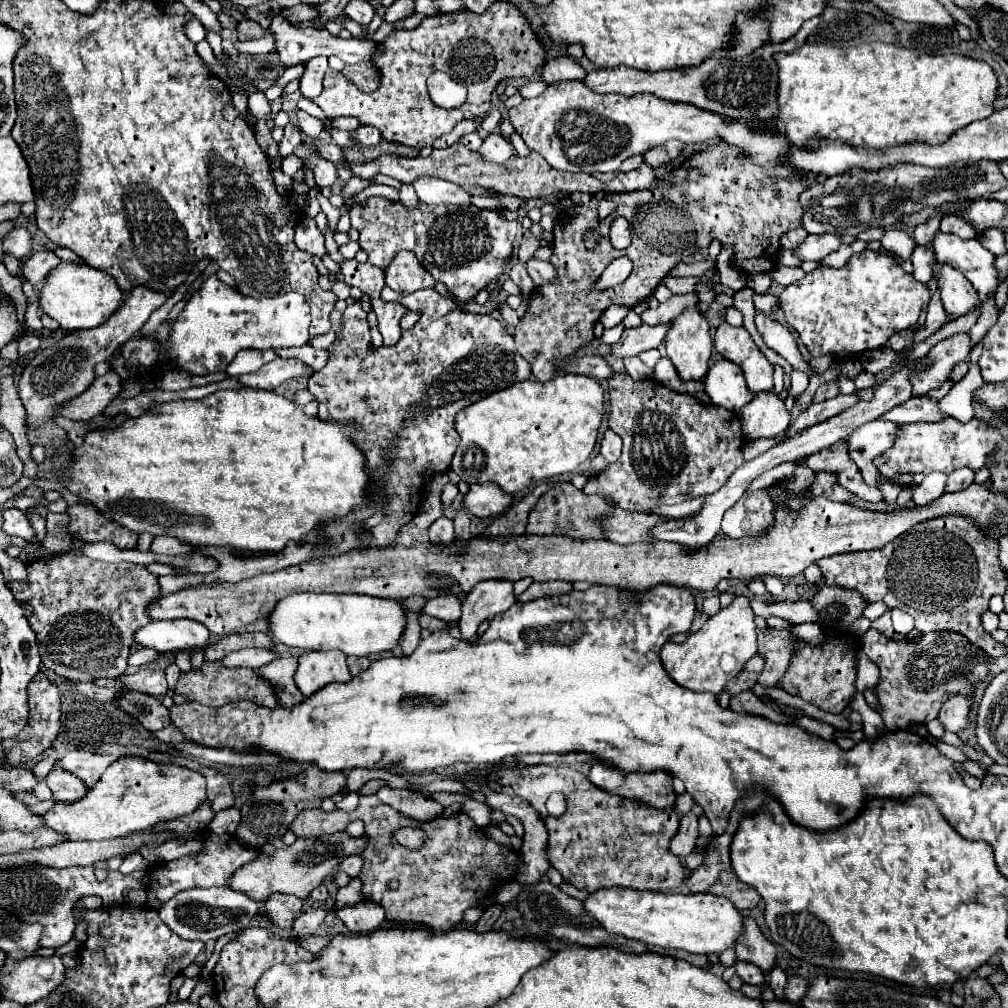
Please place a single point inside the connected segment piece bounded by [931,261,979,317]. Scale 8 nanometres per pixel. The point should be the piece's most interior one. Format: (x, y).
(958, 296)

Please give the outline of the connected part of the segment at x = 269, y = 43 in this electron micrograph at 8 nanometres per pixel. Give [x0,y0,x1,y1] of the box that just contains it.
[235,35,275,53]

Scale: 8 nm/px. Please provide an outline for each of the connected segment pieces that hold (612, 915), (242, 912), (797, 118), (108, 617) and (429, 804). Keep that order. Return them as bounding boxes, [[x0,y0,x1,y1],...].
[[583,887,743,953],[157,887,259,943],[775,41,999,149],[11,551,161,681],[377,785,443,821]]

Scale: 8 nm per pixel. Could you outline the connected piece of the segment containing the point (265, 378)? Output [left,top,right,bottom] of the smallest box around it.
[239,357,313,391]

